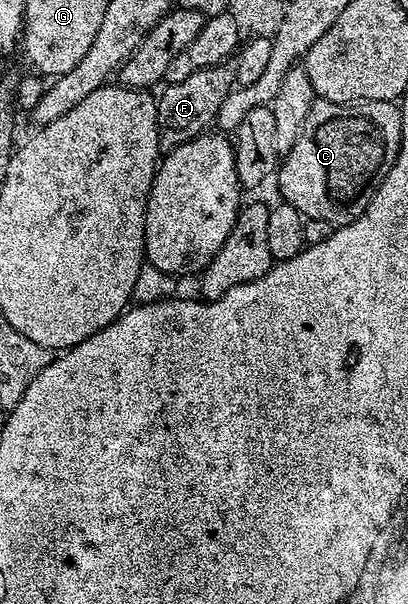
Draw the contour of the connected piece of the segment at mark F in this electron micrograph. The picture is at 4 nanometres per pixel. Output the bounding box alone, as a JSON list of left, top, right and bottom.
[155,61,235,152]

